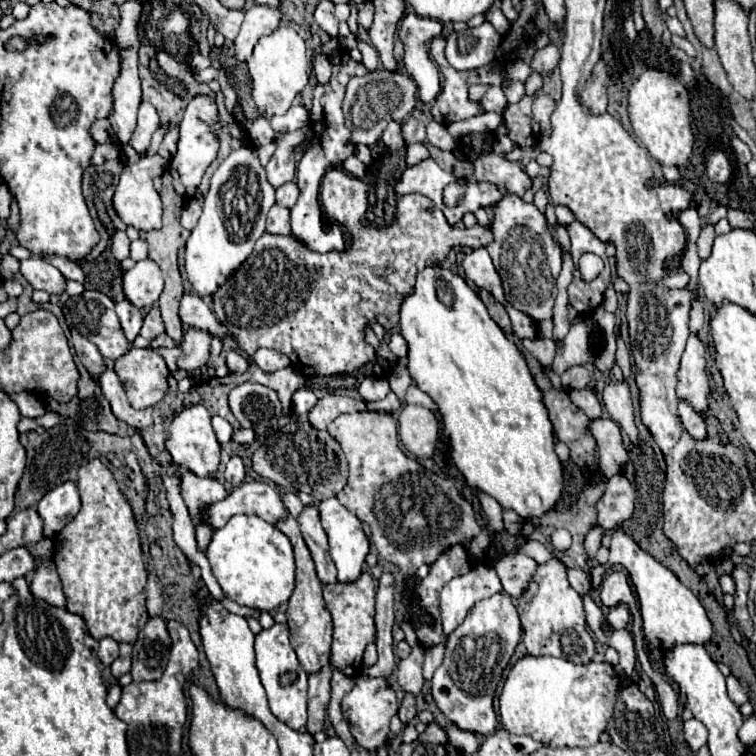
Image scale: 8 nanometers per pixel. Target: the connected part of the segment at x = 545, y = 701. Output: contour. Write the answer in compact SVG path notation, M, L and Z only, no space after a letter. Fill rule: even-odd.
M534 657L518 659L498 699L500 723L514 735L528 735L546 747L590 747L598 743L600 733L612 717L614 703L620 691L620 677L610 663L576 665L560 657Z

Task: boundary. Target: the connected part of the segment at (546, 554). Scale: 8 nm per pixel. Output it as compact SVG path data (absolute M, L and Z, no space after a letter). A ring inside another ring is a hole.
M526 541L520 545L520 551L532 557L536 563L546 563L550 559L550 551L540 541Z

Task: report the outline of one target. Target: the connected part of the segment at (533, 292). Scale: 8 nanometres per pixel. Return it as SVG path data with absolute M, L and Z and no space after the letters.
M502 189L504 197L494 207L494 243L486 249L494 261L502 277L502 285L508 301L522 313L530 315L534 321L544 321L552 317L554 307L554 285L562 267L560 245L550 235L546 217L536 209L536 205L528 205L524 199L514 197L506 189Z

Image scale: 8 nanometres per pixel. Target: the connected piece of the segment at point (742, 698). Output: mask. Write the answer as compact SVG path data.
M734 675L726 677L726 685L728 685L728 697L730 697L736 705L742 705L742 703L746 703L746 701L748 701L746 691L742 689L742 685L738 683L738 679L736 679Z

